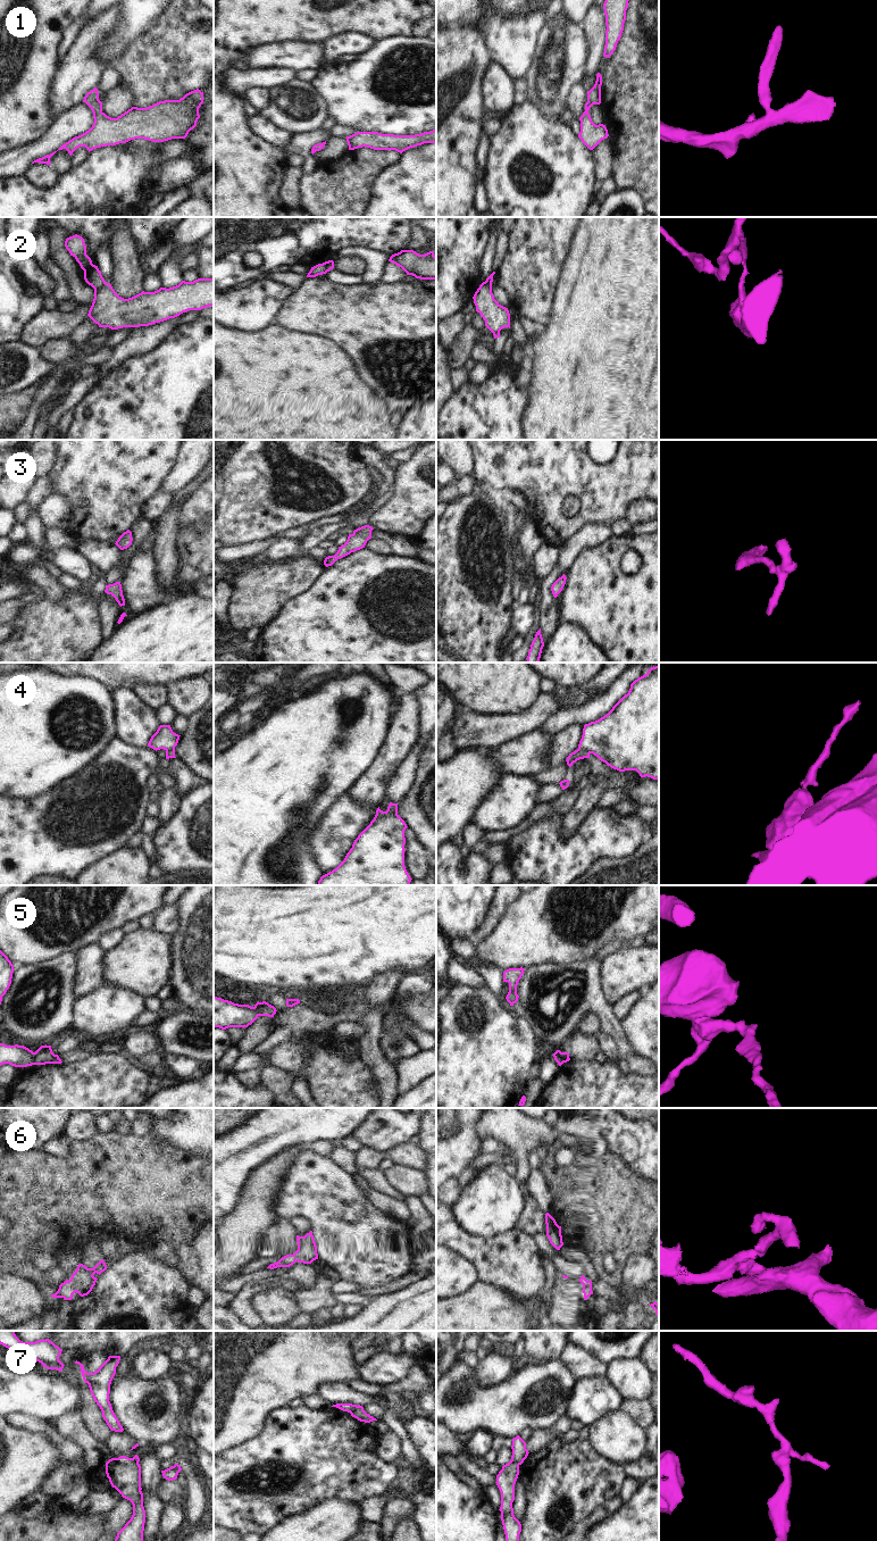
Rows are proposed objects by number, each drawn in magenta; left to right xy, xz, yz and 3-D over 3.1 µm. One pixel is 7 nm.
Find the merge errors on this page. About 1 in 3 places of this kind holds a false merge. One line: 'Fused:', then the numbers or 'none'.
Fused: 2, 4, 5, 7

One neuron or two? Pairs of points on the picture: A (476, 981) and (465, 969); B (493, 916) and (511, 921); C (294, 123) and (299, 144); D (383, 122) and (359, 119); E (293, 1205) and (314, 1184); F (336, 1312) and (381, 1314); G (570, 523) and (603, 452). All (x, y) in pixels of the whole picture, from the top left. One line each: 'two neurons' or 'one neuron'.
A: one neuron
B: two neurons
C: two neurons
D: one neuron
E: one neuron
F: two neurons
G: one neuron

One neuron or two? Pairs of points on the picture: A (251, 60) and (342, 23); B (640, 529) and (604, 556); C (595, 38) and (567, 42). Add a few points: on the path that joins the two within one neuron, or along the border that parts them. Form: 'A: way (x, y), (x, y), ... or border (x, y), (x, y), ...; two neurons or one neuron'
A: border (273, 41), (319, 43); two neurons
B: border (632, 531), (639, 534), (646, 534); two neurons
C: border (582, 23), (585, 30), (587, 49), (585, 66); two neurons

